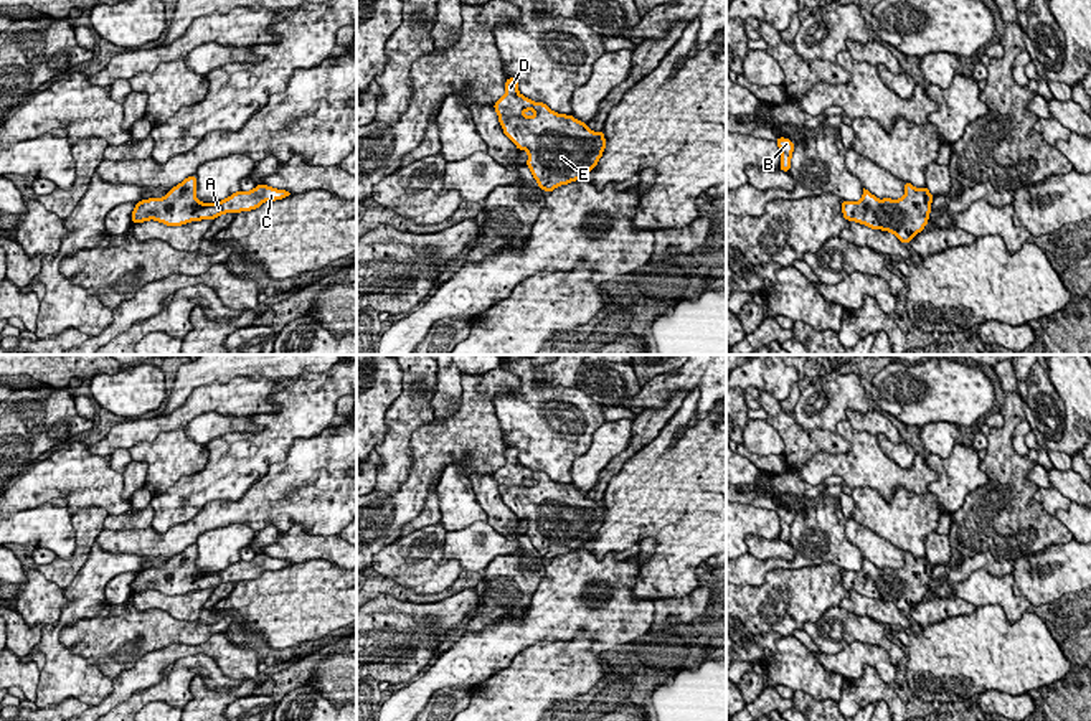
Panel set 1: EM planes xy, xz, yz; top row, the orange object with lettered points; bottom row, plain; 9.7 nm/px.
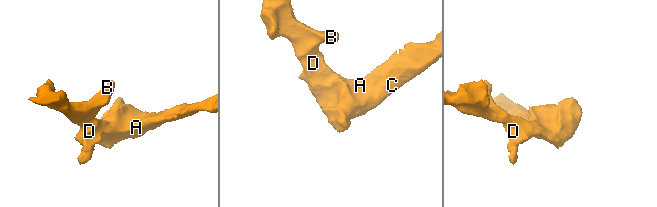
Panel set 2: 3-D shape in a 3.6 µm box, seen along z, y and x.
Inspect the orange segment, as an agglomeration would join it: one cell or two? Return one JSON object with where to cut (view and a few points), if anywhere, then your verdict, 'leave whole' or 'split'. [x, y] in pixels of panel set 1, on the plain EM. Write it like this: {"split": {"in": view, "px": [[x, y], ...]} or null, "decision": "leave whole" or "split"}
{"split": null, "decision": "leave whole"}

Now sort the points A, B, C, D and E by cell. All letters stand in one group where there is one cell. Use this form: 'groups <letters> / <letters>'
groups A B C D E

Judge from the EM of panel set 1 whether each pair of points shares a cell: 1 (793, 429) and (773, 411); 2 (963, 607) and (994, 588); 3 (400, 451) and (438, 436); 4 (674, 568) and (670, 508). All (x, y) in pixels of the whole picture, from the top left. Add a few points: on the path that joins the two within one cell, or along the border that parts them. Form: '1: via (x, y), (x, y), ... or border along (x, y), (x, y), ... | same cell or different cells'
1: via (788, 426), (778, 416) | same cell
2: border along (964, 599), (976, 606) | different cells
3: border along (434, 419), (411, 436), (410, 474), (400, 484) | different cells
4: via (674, 553), (674, 523) | same cell

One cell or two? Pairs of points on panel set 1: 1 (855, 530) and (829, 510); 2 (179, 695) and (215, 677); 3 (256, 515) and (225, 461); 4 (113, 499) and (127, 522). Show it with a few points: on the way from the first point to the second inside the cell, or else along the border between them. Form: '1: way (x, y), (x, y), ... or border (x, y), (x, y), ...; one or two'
1: border (845, 520), (845, 537), (862, 556); two
2: way (180, 683), (193, 670), (203, 670); one
3: border (269, 464), (236, 500), (210, 500), (207, 504); two
4: border (131, 507), (126, 512), (109, 515); two

